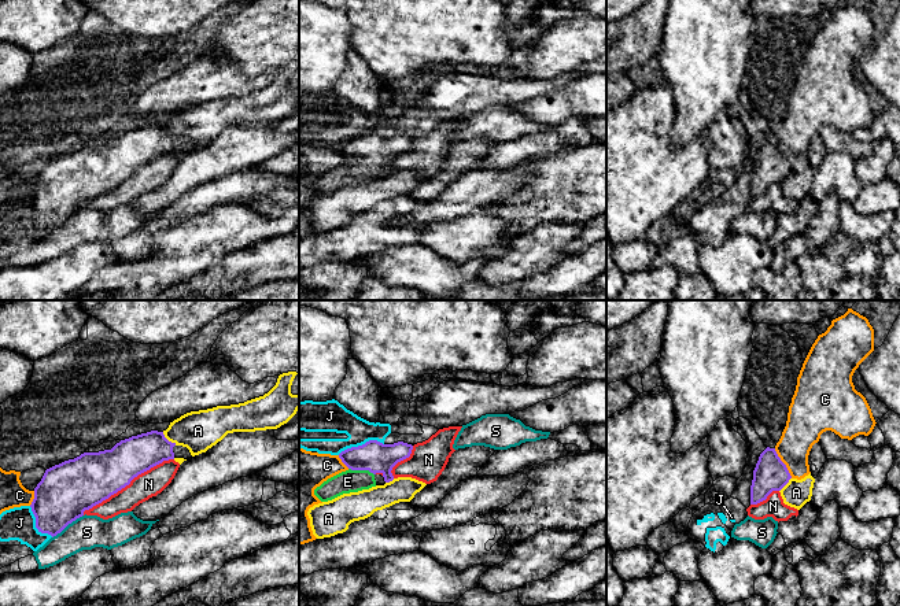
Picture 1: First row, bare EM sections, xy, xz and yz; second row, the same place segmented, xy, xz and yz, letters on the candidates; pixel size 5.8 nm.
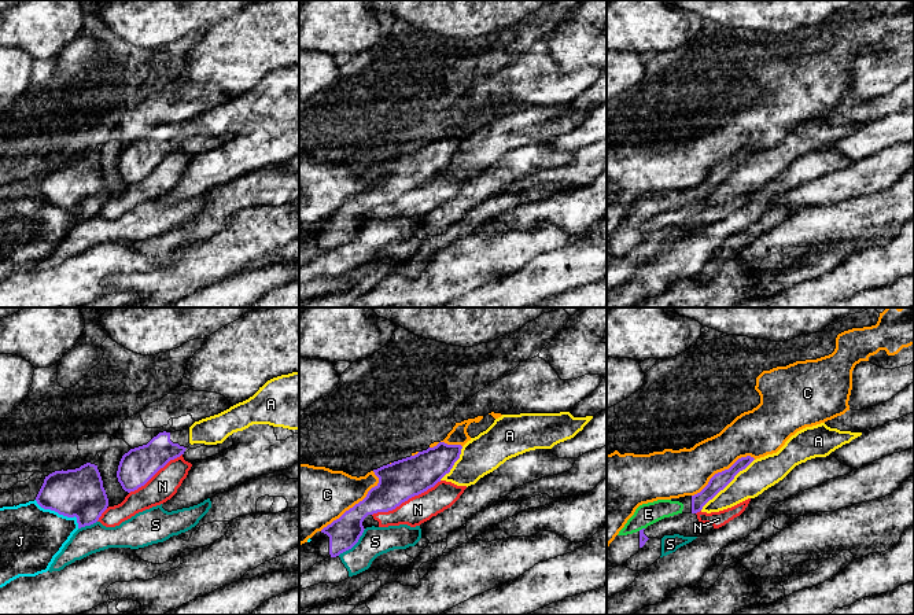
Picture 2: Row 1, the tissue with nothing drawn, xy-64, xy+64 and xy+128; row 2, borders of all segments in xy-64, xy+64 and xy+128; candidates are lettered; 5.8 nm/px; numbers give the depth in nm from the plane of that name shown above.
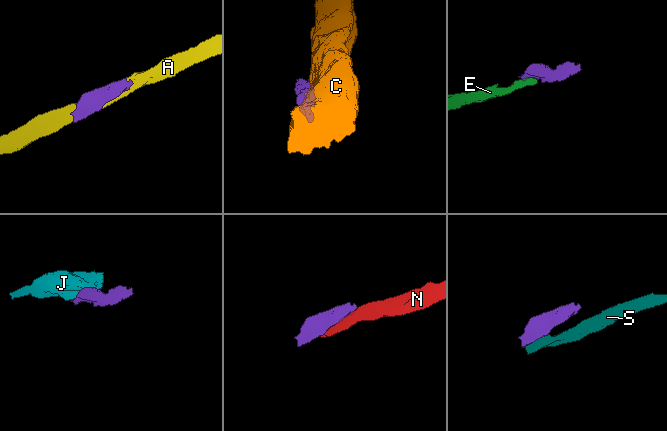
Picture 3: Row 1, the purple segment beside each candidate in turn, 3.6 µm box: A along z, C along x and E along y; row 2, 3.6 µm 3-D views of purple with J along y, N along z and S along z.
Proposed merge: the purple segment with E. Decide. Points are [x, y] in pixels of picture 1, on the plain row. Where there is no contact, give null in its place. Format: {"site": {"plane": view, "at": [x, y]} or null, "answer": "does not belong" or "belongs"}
{"site": {"plane": "xz", "at": [361, 162]}, "answer": "belongs"}

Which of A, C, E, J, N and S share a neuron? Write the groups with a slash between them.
A / C / E / J / N / S

